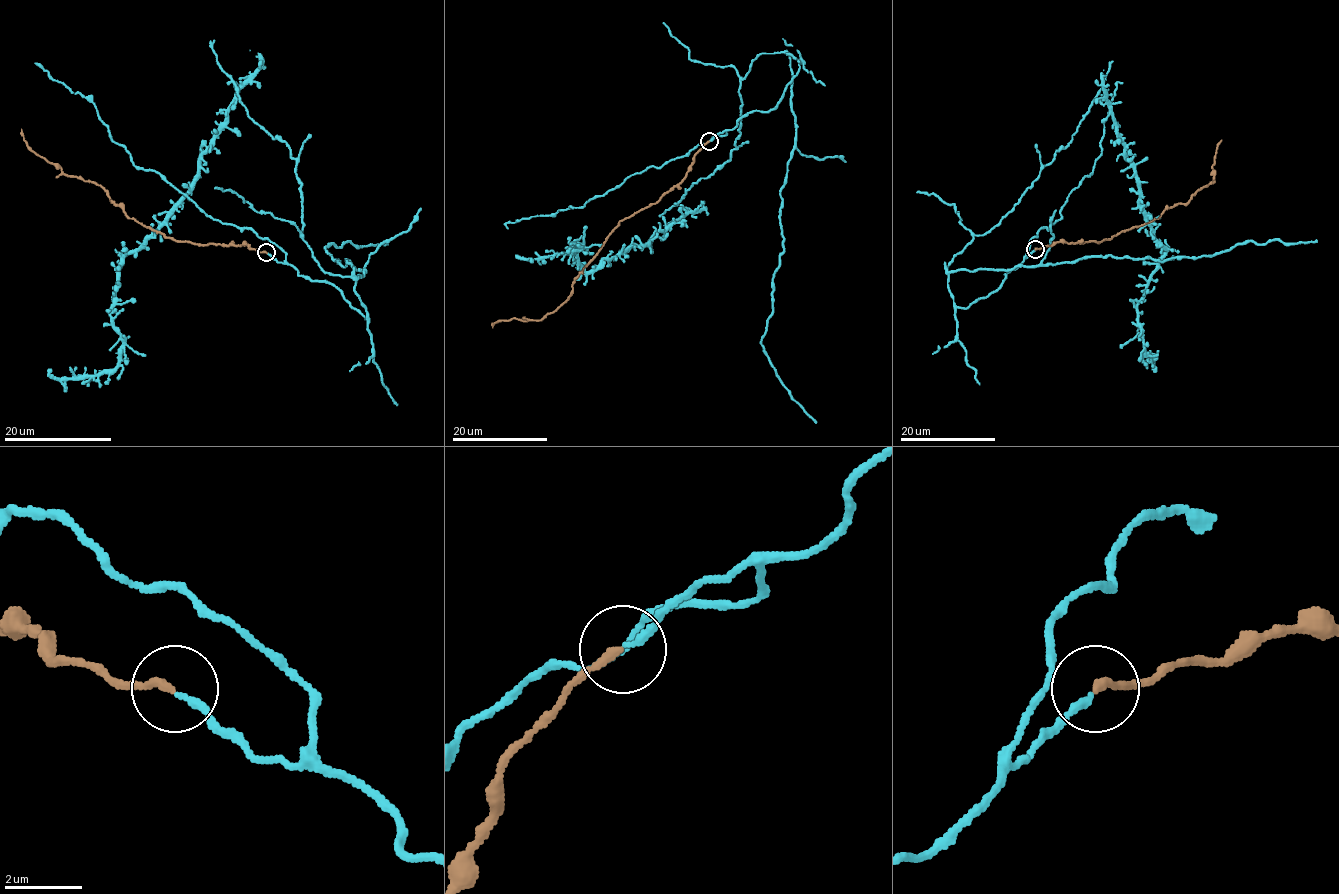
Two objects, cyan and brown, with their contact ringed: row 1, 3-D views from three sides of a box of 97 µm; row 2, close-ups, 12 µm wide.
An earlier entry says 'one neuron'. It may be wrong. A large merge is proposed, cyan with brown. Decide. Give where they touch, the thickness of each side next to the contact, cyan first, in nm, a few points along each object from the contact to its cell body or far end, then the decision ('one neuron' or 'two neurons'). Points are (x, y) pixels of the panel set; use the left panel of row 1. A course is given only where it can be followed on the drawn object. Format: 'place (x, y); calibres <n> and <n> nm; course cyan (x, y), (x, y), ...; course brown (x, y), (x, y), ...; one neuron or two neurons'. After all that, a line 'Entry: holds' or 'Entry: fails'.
place (266, 252); calibres 180 and 220 nm; course cyan (266, 253), (368, 319), (300, 235), (296, 161), (233, 82), (192, 189), (119, 267), (120, 362), (48, 369); course brown (266, 252), (246, 244), (194, 244), (166, 237), (131, 218), (103, 188), (66, 176), (33, 151), (21, 129); one neuron
Entry: holds

